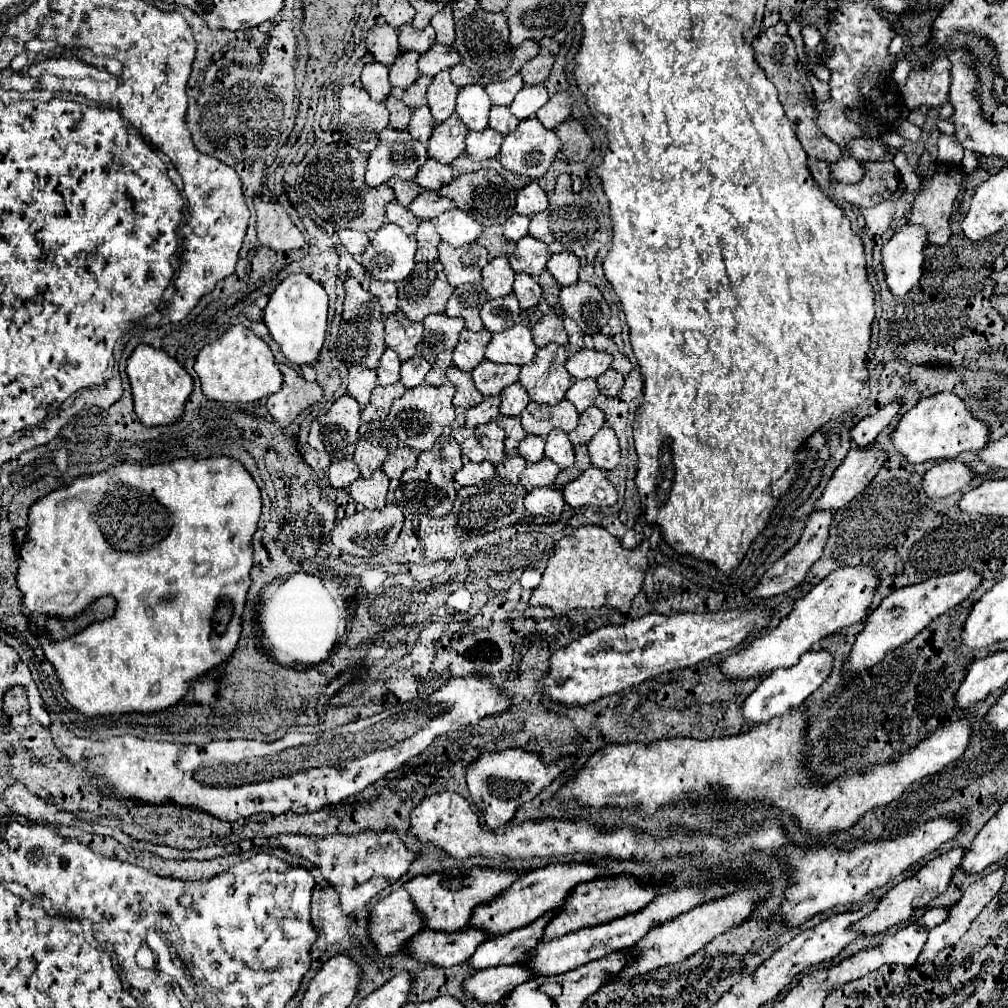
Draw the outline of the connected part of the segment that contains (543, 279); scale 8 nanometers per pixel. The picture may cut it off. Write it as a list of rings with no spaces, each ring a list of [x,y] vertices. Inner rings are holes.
[[[544,270],[544,274],[540,274],[538,276],[538,284],[540,284],[540,288],[542,288],[542,298],[554,308],[554,306],[558,306],[558,292],[560,292],[560,284]]]

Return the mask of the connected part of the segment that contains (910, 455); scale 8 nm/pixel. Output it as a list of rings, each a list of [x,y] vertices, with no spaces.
[[[940,392],[922,398],[912,410],[908,410],[890,434],[894,448],[910,462],[920,464],[926,460],[950,460],[968,450],[980,450],[988,442],[988,428],[984,422],[970,416],[964,402],[952,392]]]

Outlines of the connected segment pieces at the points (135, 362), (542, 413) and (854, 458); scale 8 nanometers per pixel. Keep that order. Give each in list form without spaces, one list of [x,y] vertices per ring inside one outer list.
[[[138,344],[128,358],[126,374],[130,378],[134,410],[144,426],[172,424],[182,416],[184,402],[192,392],[192,376],[172,356],[150,344]]]
[[[562,400],[554,406],[530,402],[522,410],[520,420],[522,420],[522,428],[528,434],[536,434],[536,436],[546,438],[546,434],[554,428],[560,428],[564,432],[572,432],[578,426],[578,412],[568,400]]]
[[[876,448],[850,450],[842,464],[834,470],[822,496],[814,504],[814,510],[838,510],[844,508],[858,492],[862,492],[876,472],[884,466],[886,454]]]

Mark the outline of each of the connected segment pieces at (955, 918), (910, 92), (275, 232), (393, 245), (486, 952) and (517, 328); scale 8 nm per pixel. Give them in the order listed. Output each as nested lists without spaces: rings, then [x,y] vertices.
[[[998,868],[996,872],[990,872],[982,878],[978,878],[970,888],[966,888],[962,898],[954,906],[948,908],[948,918],[940,926],[930,930],[928,942],[926,942],[916,964],[918,966],[928,964],[946,946],[956,944],[962,938],[962,934],[970,928],[972,920],[982,912],[982,908],[1000,890],[1002,880],[1004,880],[1004,868]]]
[[[940,58],[932,68],[910,72],[906,86],[902,88],[902,100],[906,108],[914,110],[920,106],[928,106],[930,110],[938,110],[948,102],[950,90],[950,60]]]
[[[256,196],[254,208],[258,214],[256,232],[260,244],[278,252],[288,252],[304,246],[300,230],[292,224],[288,212],[278,202],[264,202],[262,198]]]
[[[384,224],[362,254],[362,266],[380,282],[402,282],[416,264],[414,254],[416,238],[406,236],[396,224]]]
[[[552,912],[540,916],[538,920],[534,920],[532,924],[528,924],[524,928],[512,930],[504,936],[484,940],[476,948],[476,954],[472,954],[472,958],[468,960],[468,966],[472,970],[484,970],[484,968],[516,964],[516,962],[524,960],[526,952],[532,950],[540,942],[544,926],[548,924],[550,918],[552,918]]]
[[[514,324],[512,328],[492,334],[492,340],[486,346],[486,360],[496,364],[518,364],[524,366],[532,362],[536,346],[532,334],[524,324]]]

